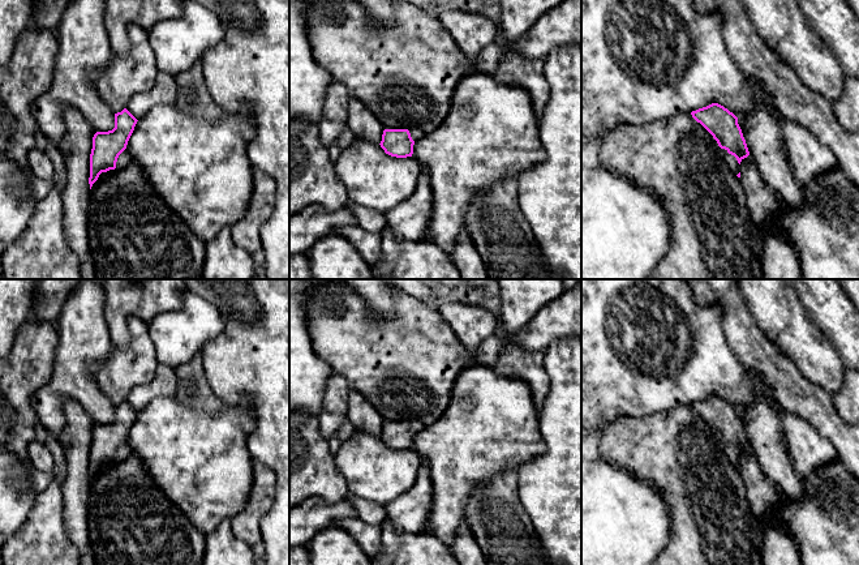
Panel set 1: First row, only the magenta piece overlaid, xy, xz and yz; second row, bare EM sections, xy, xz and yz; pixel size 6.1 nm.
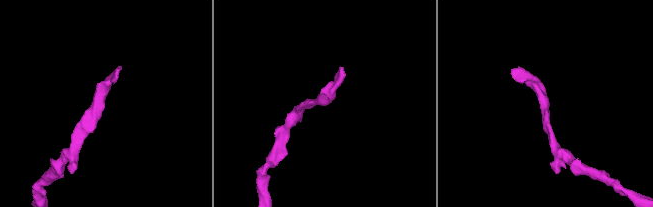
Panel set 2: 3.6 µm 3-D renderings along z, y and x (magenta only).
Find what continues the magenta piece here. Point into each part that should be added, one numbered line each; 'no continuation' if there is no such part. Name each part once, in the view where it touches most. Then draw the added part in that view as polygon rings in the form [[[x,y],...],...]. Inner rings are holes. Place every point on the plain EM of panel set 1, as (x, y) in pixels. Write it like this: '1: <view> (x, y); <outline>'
1: yz (730, 452); [[[721,441],[722,449],[725,451],[725,454],[727,455],[729,461],[738,467],[739,466],[739,455],[736,453],[736,450],[731,446],[727,445],[727,442]]]

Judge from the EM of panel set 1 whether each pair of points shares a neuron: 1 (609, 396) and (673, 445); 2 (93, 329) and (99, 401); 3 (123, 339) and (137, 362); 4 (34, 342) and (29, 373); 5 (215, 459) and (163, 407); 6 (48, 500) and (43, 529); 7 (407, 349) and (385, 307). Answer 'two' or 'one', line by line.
1: two
2: one
3: two
4: one
5: one
6: one
7: two

